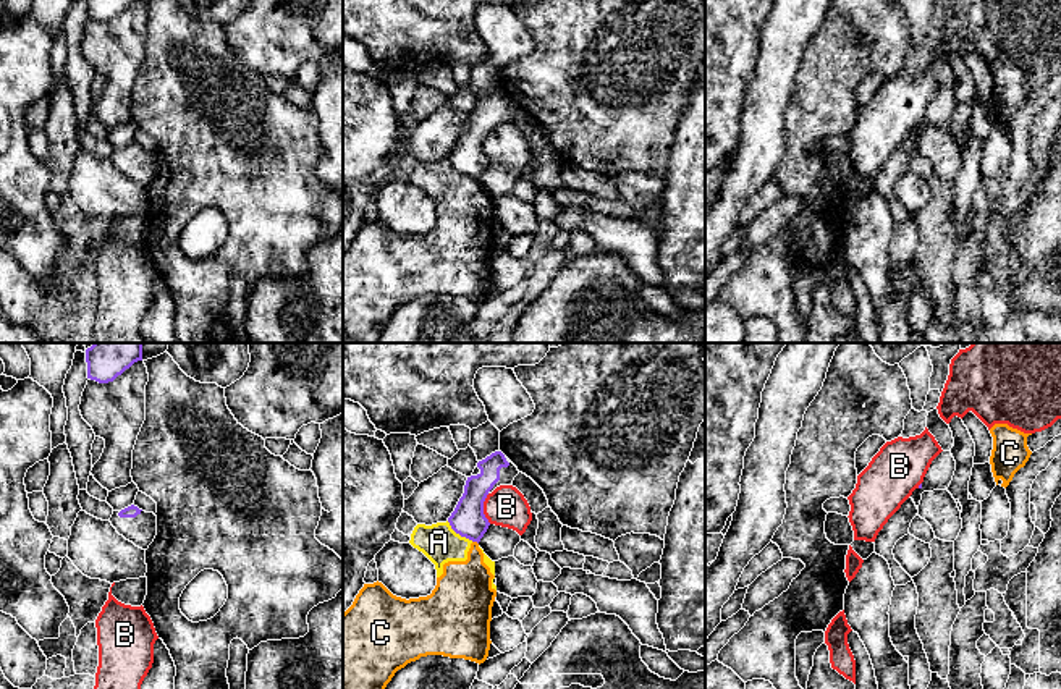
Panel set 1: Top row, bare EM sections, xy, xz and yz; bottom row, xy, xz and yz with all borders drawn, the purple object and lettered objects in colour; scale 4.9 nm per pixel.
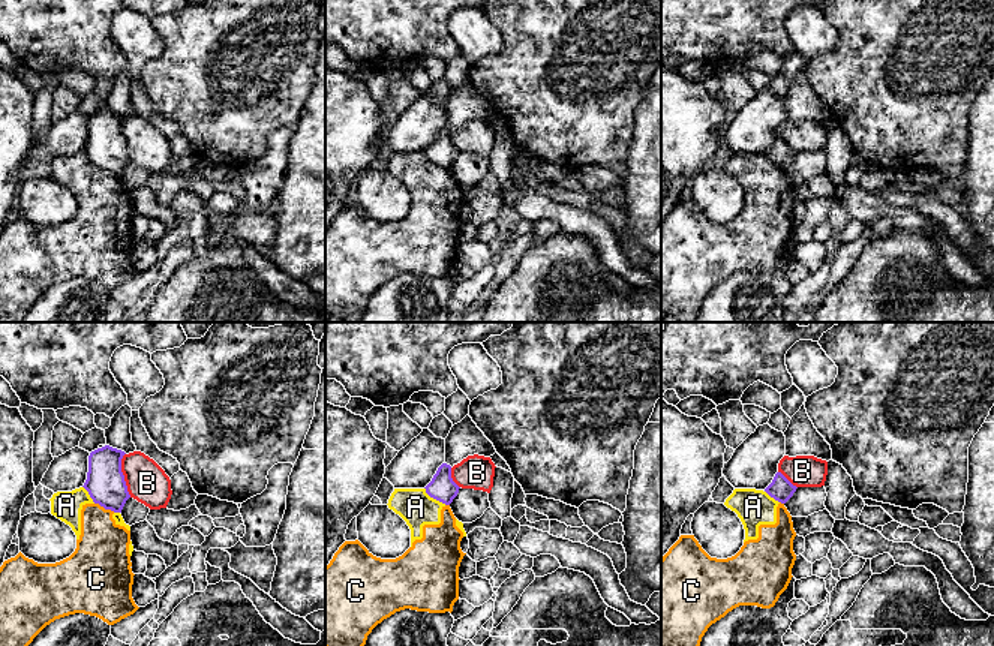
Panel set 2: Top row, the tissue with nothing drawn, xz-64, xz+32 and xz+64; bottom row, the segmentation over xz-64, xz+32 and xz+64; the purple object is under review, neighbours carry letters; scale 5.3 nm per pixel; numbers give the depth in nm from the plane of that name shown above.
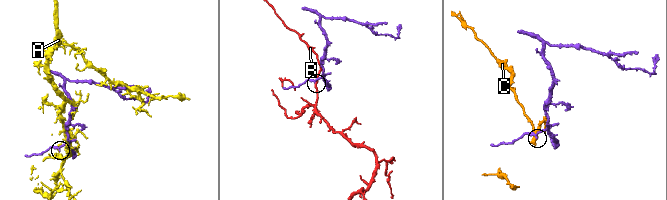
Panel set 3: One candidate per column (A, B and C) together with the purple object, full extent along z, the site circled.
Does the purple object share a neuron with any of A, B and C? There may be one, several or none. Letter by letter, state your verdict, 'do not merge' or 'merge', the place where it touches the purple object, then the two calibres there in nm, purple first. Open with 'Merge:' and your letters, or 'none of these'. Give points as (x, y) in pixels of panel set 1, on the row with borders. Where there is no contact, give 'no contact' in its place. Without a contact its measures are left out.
Merge: none of these
A: do not merge; contact xz (460, 534); calibres 170 and 190 nm
B: do not merge; contact xz (482, 508); calibres 170 and 200 nm
C: do not merge; contact xz (476, 541); calibres 170 and 280 nm

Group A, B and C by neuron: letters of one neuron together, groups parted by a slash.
A C / B

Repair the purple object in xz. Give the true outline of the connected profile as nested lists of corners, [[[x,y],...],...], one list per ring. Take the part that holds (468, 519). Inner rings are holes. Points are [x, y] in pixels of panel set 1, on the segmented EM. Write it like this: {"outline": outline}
{"outline": [[[501,451],[479,461],[472,476],[466,480],[463,497],[448,518],[451,529],[479,543],[490,526],[484,514],[487,495],[500,485],[511,485],[518,474],[518,467]]]}

